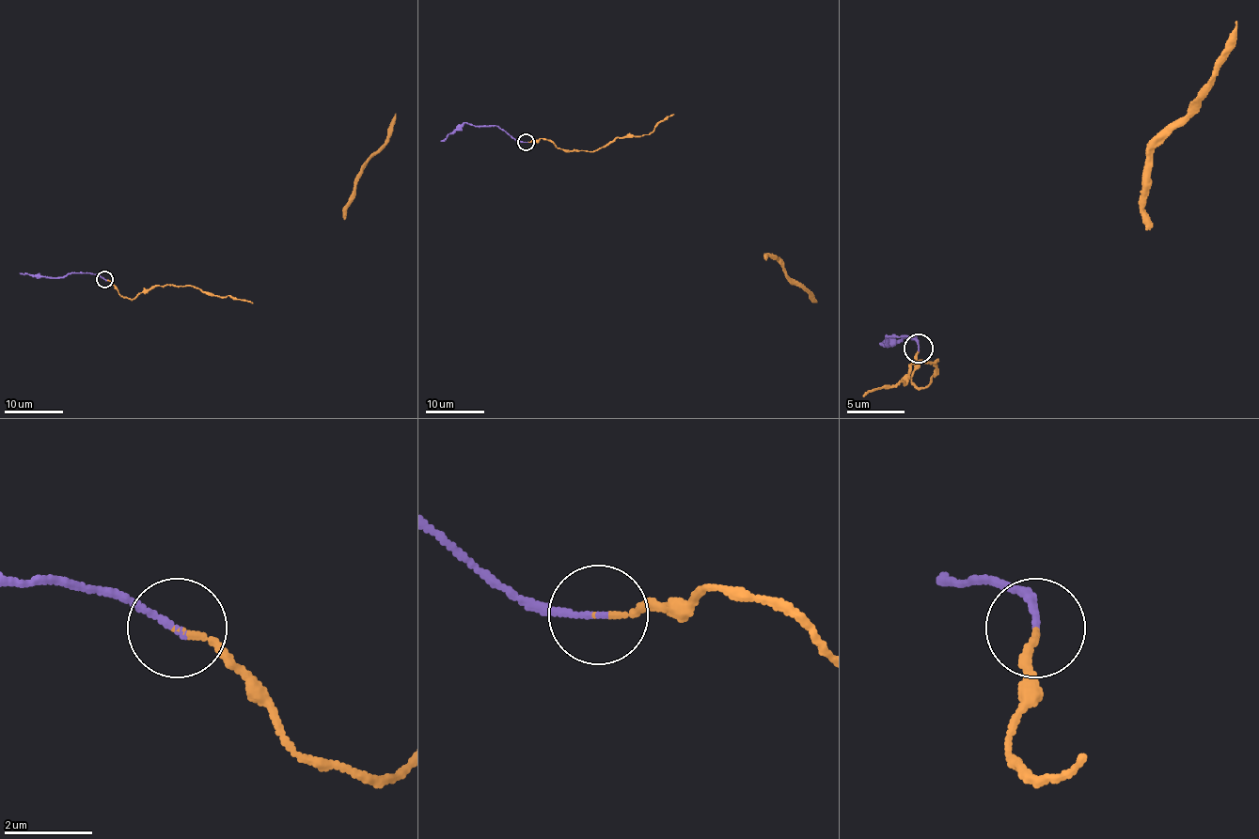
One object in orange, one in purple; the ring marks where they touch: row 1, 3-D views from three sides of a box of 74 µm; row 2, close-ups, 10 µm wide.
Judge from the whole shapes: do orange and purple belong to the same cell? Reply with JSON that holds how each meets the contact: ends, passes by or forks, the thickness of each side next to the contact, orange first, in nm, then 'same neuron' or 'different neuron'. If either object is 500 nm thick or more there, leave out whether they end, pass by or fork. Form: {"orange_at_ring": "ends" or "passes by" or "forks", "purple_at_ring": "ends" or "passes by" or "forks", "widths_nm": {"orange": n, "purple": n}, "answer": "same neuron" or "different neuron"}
{"orange_at_ring": "ends", "purple_at_ring": "ends", "widths_nm": {"orange": 130, "purple": 140}, "answer": "same neuron"}

